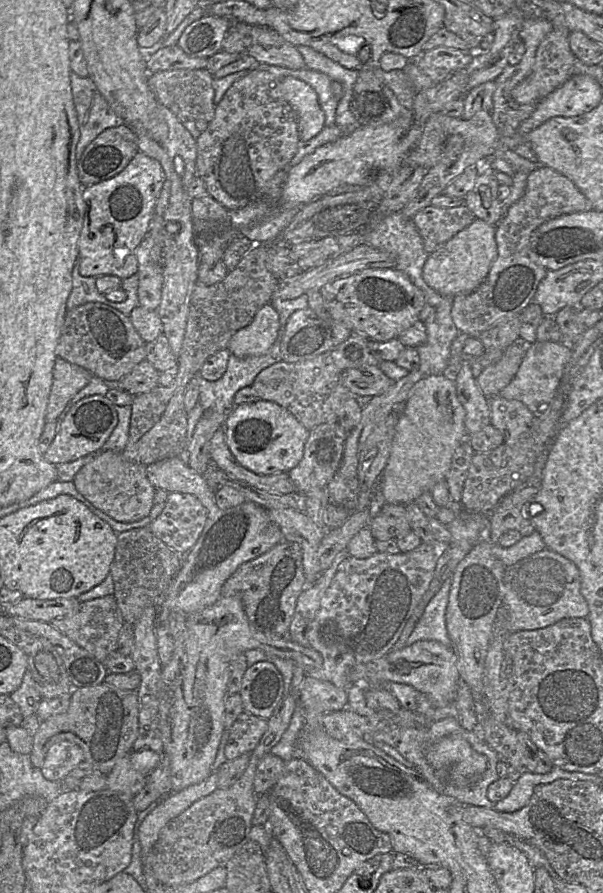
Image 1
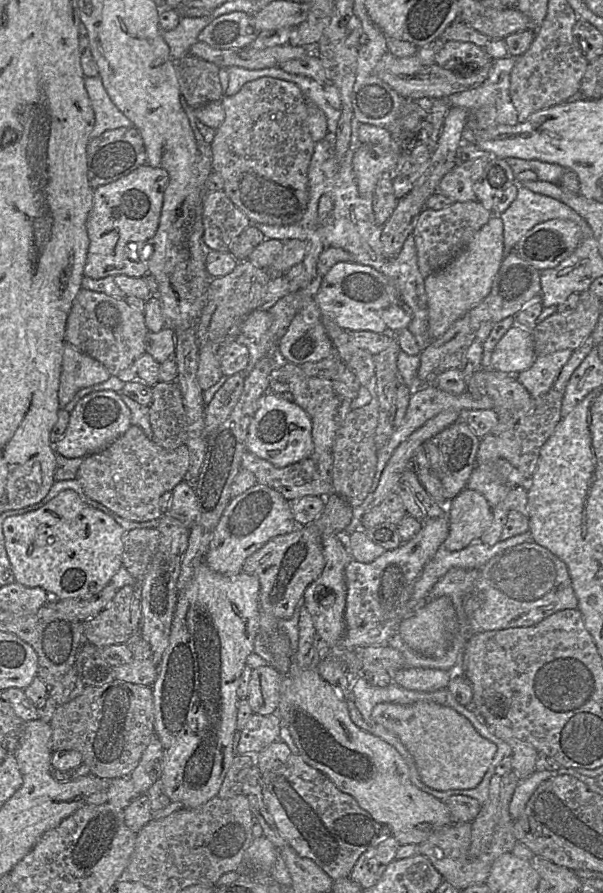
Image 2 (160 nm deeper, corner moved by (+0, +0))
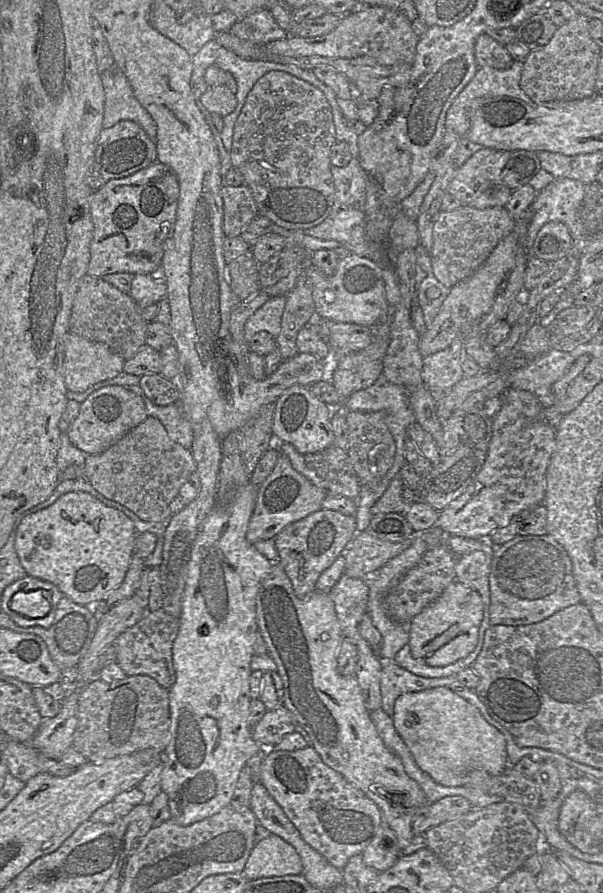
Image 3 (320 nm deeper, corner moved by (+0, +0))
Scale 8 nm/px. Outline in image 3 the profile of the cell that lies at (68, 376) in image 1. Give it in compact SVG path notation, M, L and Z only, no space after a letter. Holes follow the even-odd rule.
M67 332L64 345L64 383L67 391L83 392L123 371L125 360L99 342Z

